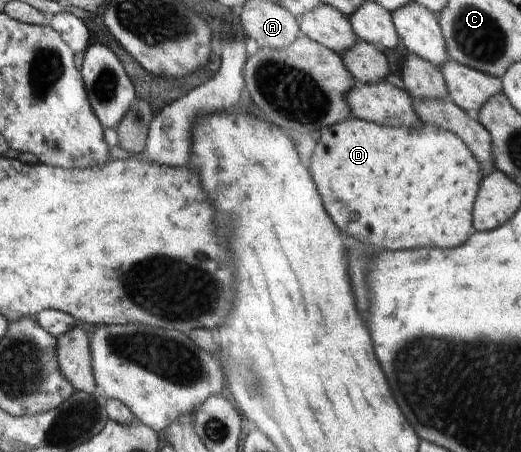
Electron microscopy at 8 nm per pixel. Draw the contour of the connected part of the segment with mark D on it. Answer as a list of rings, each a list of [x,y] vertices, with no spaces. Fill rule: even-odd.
[[[351,115],[348,119],[340,123],[322,128],[321,137],[317,141],[314,152],[311,157],[310,173],[313,174],[313,180],[317,184],[318,193],[325,200],[325,208],[328,210],[330,217],[337,224],[338,229],[342,233],[354,241],[362,242],[371,249],[418,249],[418,247],[454,247],[454,245],[462,245],[470,233],[472,233],[472,203],[478,191],[478,185],[482,181],[482,171],[476,155],[462,143],[462,139],[450,130],[439,129],[434,125],[419,124],[414,127],[394,127],[386,125],[378,125],[374,122],[362,120]],[[376,235],[382,239],[382,243],[386,245],[372,245],[372,241],[376,241]]]

